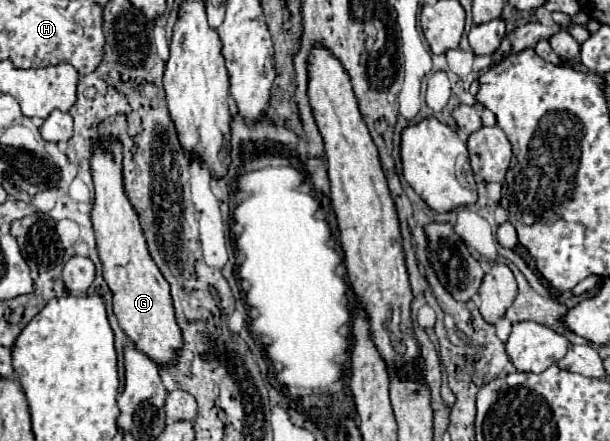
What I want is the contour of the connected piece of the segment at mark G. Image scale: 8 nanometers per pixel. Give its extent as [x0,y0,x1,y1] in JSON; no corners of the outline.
[89,137,181,365]

